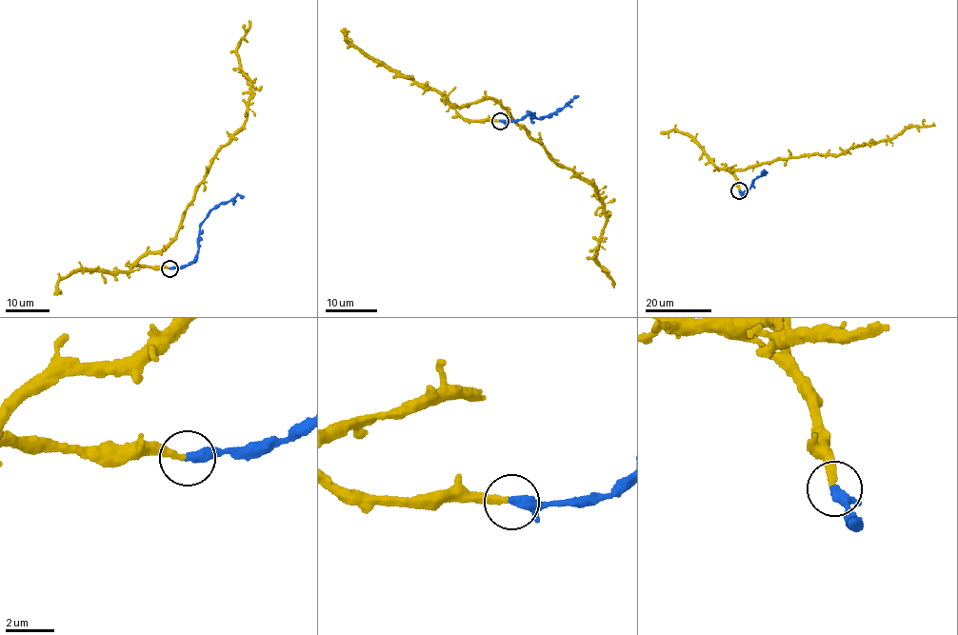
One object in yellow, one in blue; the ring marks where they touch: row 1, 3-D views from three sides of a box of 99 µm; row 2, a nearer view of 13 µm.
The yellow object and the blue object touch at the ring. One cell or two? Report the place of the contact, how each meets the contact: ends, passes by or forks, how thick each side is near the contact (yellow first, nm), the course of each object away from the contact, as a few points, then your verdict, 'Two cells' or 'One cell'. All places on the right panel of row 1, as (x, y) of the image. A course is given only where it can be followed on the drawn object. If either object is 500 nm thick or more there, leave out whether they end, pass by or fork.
Place: (739, 190). At the ring yellow ends. At the ring blue passes by. Thickness 300 nm (yellow) against 280 nm. Course of yellow: (740, 189), (731, 168), (805, 155), (834, 155), (933, 123). Course of blue: (740, 190), (743, 196), (755, 178), (766, 173), (761, 173). One cell

